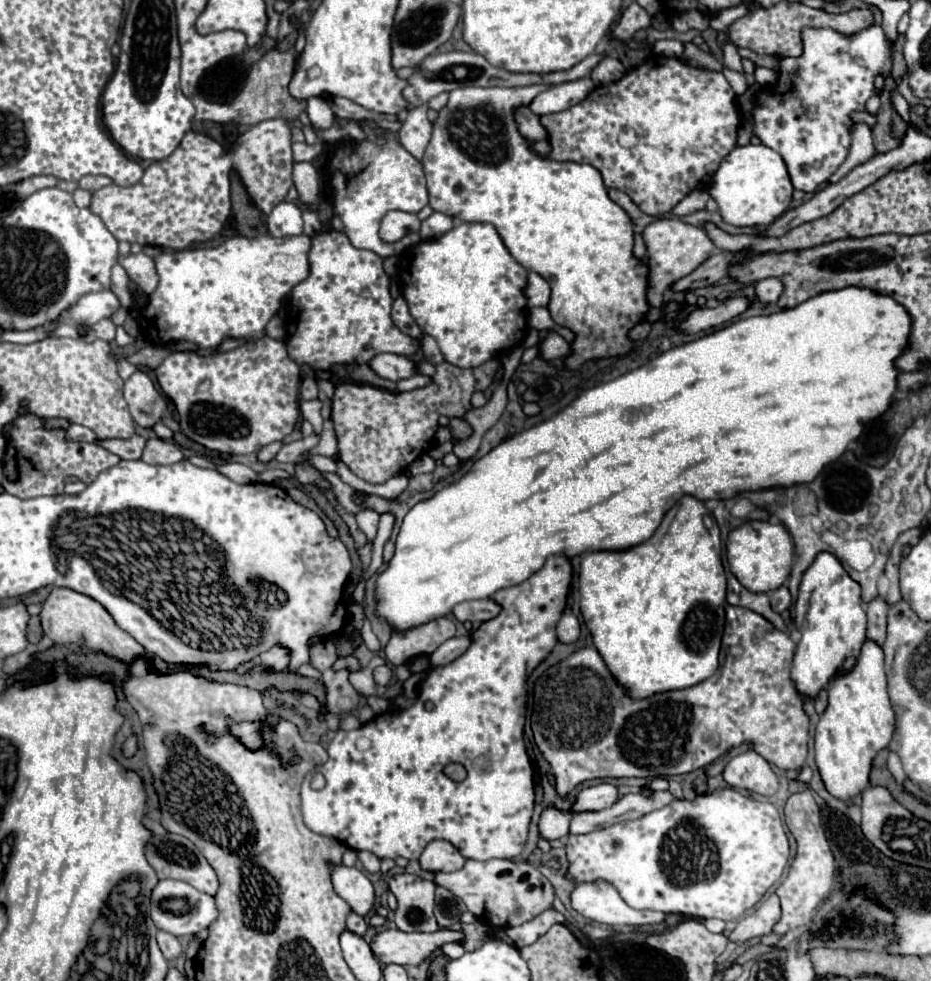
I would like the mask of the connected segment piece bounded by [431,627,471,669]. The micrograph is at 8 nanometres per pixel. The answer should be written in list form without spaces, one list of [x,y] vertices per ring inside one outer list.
[[[469,627],[469,635],[449,639],[447,643],[443,643],[443,647],[439,647],[439,649],[431,655],[431,669],[455,661],[459,655],[463,655],[463,653],[469,649],[469,645],[471,645],[471,627]]]

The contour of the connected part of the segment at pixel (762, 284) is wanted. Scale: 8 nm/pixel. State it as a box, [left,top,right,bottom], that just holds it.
[755,279,783,303]

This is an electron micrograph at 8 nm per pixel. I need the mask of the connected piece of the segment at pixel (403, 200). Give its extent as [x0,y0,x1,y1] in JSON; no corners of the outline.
[329,125,429,257]

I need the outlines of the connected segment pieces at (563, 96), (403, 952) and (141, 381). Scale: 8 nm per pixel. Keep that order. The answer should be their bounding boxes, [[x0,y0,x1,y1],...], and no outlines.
[[529,77,595,115],[369,929,461,965],[123,371,167,429]]

